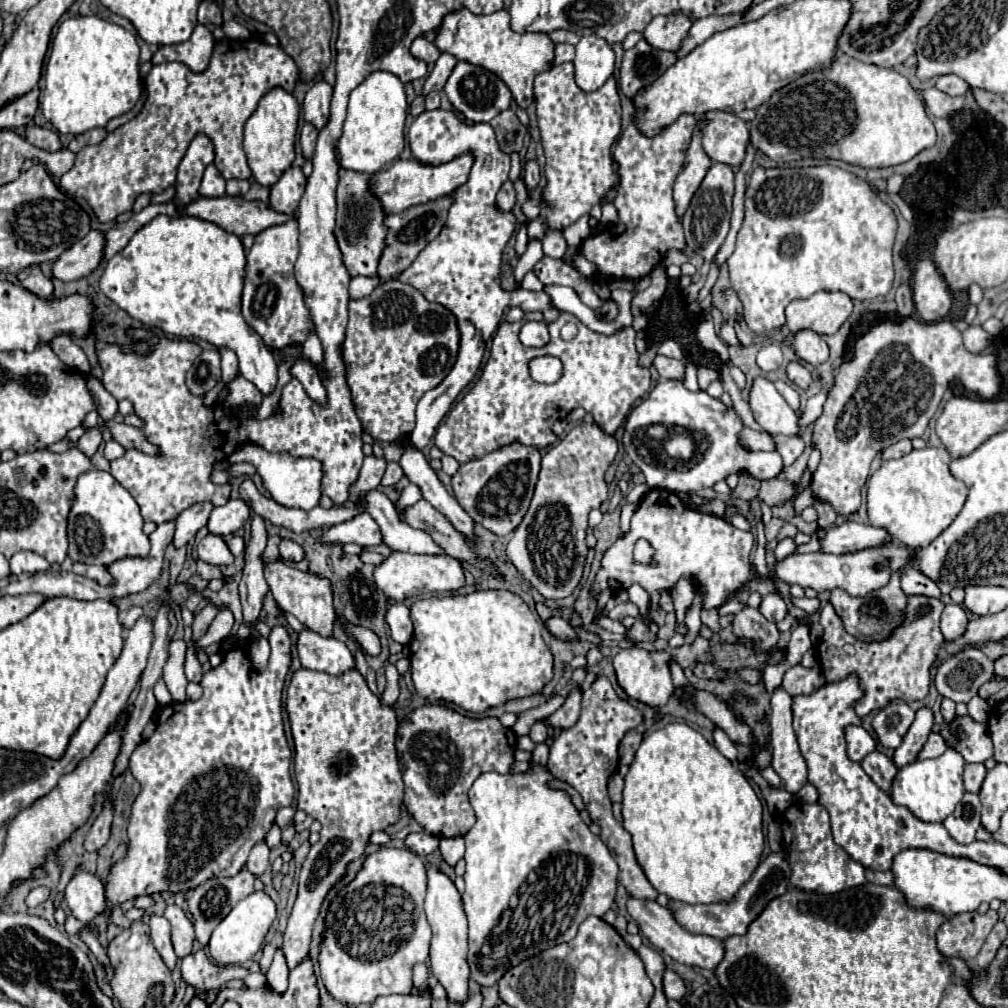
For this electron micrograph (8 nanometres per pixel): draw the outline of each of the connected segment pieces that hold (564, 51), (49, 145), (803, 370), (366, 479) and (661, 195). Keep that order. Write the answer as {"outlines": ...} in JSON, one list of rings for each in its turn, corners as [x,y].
{"outlines":[[[[556,44],[554,48],[554,60],[552,64],[562,64],[562,62],[570,62],[574,58],[574,46],[570,44]]],[[[28,126],[26,128],[26,140],[30,144],[34,144],[36,148],[46,150],[46,152],[56,152],[62,148],[58,132],[48,130],[48,128],[40,128],[40,126]]],[[[788,362],[786,364],[786,376],[788,376],[788,380],[792,382],[792,384],[796,384],[796,386],[800,386],[800,388],[808,388],[810,386],[810,382],[812,382],[812,378],[810,378],[810,370],[804,366],[804,364],[800,364],[800,362]]],[[[366,456],[362,470],[358,474],[358,480],[350,486],[350,502],[358,502],[360,498],[364,498],[370,490],[376,490],[380,486],[380,480],[384,476],[386,470],[386,460],[384,458],[376,458],[376,456]]],[[[680,114],[678,120],[656,136],[646,136],[636,124],[630,124],[614,146],[614,160],[620,164],[620,186],[614,206],[620,214],[618,224],[610,226],[598,236],[582,242],[580,254],[598,266],[598,278],[626,278],[640,280],[648,276],[672,248],[690,254],[684,242],[684,232],[674,212],[672,186],[682,168],[690,138],[696,126],[696,116]]]]}

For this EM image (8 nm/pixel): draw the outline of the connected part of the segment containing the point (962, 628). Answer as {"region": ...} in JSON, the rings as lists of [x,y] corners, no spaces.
{"region":[[[950,604],[944,608],[942,618],[940,618],[940,630],[942,630],[944,640],[950,642],[950,640],[960,638],[966,632],[966,626],[968,626],[968,618],[962,606]]]}

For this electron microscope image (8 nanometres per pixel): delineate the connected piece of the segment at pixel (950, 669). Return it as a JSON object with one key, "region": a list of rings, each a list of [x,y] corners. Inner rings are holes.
{"region":[[[968,648],[950,656],[936,672],[936,688],[944,698],[954,702],[970,702],[978,688],[992,680],[994,662],[980,650]]]}

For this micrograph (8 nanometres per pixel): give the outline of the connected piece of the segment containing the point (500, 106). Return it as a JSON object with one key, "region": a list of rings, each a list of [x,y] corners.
{"region":[[[468,62],[456,64],[456,68],[452,70],[452,74],[444,86],[444,92],[446,92],[448,100],[452,102],[452,106],[466,120],[472,120],[472,122],[490,122],[502,110],[510,108],[510,102],[512,102],[512,94],[508,90],[508,86],[496,74],[492,74],[480,66],[468,64]]]}

